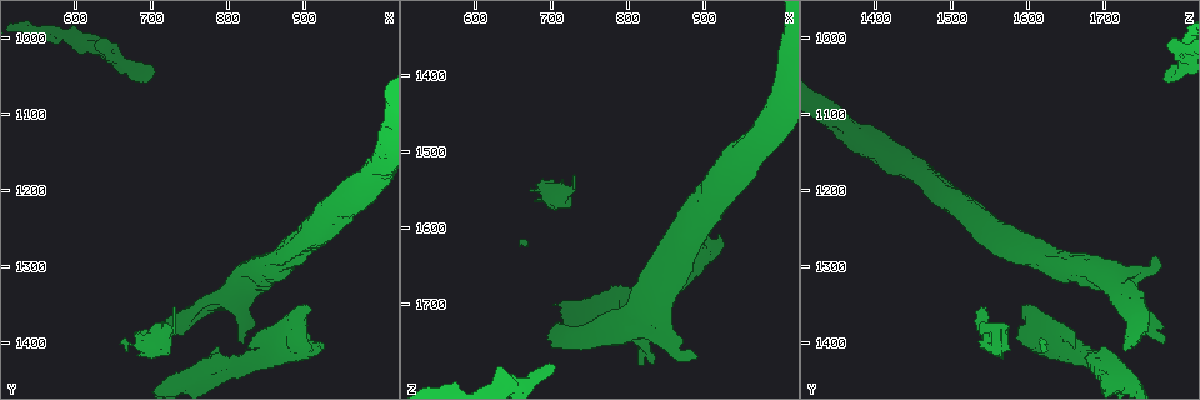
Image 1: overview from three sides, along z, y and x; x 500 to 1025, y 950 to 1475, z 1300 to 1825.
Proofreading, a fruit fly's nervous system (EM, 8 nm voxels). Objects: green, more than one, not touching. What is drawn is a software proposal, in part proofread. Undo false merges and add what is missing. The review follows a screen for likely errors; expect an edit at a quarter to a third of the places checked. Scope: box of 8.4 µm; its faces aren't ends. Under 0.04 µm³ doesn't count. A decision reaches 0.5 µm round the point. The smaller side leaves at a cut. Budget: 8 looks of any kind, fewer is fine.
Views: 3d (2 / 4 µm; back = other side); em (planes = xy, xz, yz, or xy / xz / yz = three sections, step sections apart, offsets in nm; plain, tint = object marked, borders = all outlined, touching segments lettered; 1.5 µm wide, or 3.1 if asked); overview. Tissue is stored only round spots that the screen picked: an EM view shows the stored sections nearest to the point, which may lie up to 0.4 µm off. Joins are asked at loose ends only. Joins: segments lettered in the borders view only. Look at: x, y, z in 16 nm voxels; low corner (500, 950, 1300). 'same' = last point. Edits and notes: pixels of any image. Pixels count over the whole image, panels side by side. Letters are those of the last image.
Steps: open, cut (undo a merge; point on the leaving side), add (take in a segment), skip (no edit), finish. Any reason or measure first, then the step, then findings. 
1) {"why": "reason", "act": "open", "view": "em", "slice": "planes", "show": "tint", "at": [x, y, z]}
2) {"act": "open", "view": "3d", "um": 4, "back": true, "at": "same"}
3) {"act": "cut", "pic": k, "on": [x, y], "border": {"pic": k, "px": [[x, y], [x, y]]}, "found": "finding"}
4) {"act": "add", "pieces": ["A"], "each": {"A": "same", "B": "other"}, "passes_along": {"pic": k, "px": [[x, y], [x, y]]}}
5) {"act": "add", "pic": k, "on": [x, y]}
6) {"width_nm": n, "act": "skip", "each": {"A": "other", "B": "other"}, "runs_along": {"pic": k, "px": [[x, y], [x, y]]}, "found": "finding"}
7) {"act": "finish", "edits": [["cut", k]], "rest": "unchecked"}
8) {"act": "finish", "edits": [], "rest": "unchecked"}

{"why": "branch stops here", "act": "open", "view": "3d", "um": 4, "at": [820, 1400, 1780]}

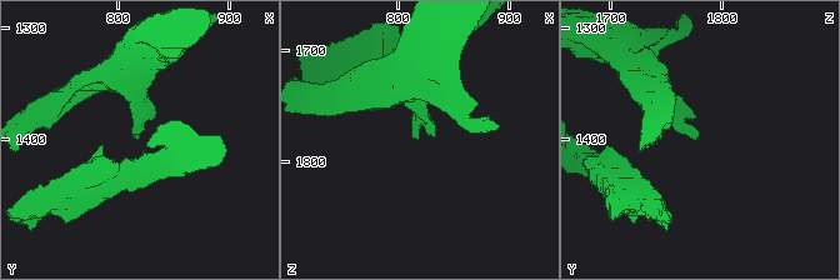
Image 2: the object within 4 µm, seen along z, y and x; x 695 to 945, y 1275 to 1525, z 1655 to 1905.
{"act": "open", "view": "em", "slice": "planes", "show": "borders", "at": [818, 1400, 1778]}

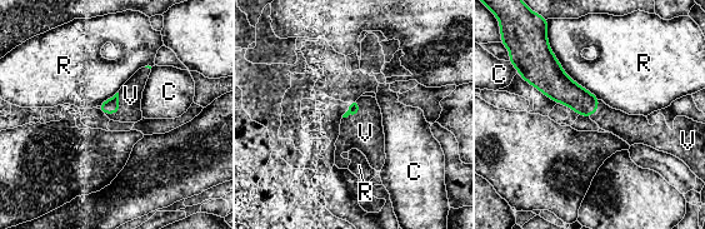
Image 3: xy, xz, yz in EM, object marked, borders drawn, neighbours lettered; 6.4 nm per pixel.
{"act": "add", "pieces": ["V"], "each": {"C": "other", "R": "other", "V": "same"}, "found": "it goes on there"}

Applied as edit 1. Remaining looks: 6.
{"why": "branch stops here", "act": "open", "view": "em", "slice": "yz", "step": 8, "show": "borders", "at": [710, 1410, 1730]}

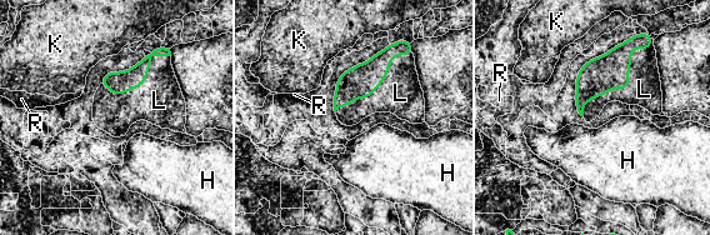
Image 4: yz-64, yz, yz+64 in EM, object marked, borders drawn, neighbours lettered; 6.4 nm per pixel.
{"longest_contact_nm": ["L", 600], "act": "add", "pieces": ["L"], "each": {"H": "other", "K": "other", "L": "same", "R": "other"}, "passes_along": {"pic": 4, "px": [[599, 75], [623, 88], [644, 89]]}, "found": "the neuron continues"}

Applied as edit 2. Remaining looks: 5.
{"act": "open", "view": "overview"}

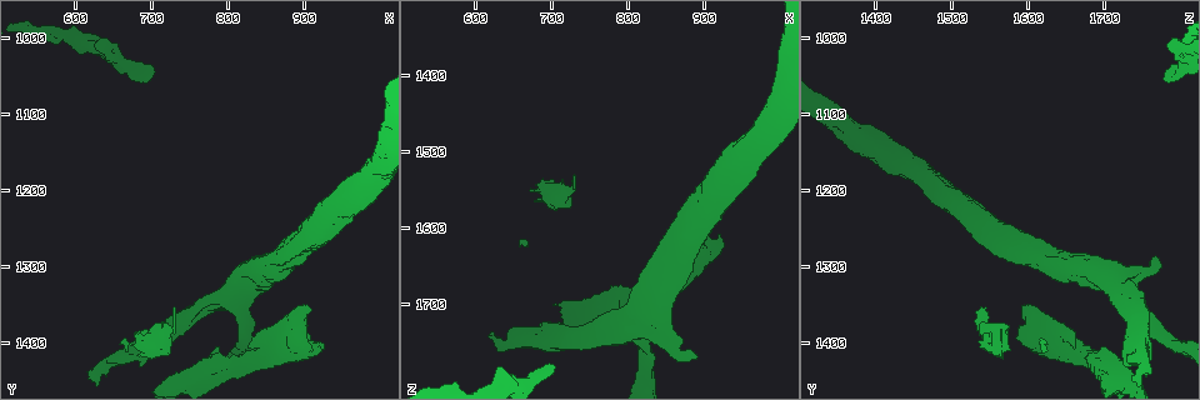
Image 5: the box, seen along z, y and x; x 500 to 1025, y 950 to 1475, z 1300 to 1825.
{"why": "branch stops here", "act": "open", "view": "em", "slice": "planes", "show": "borders", "at": [700, 1045, 1775]}

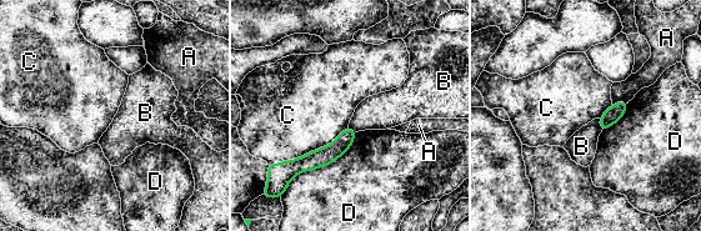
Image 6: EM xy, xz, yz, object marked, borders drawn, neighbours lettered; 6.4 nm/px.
{"act": "skip", "each": {"A": "other", "B": "other", "C": "other", "D": "other"}, "runs_along": {"pic": 6, "px": [[351, 134], [330, 154], [294, 167]]}, "found": "no lettered segment goes on from it"}

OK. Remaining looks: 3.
{"act": "finish", "edits": [["add", 3], ["add", 4]], "rest": "unchecked"}

